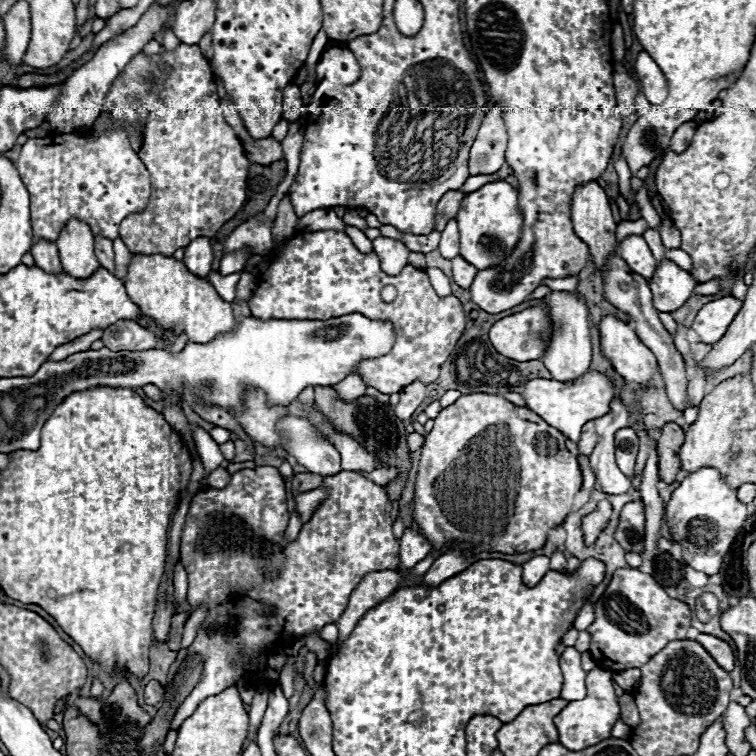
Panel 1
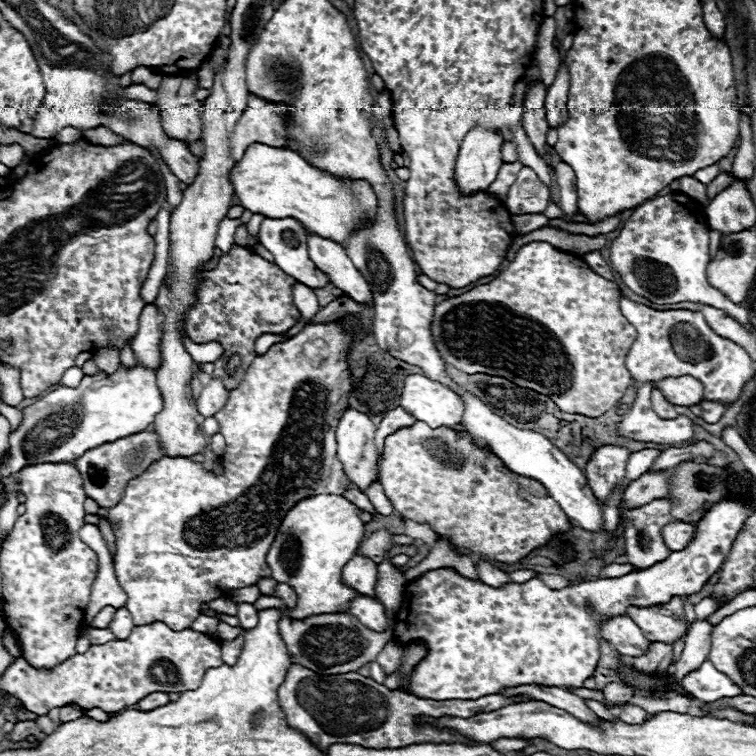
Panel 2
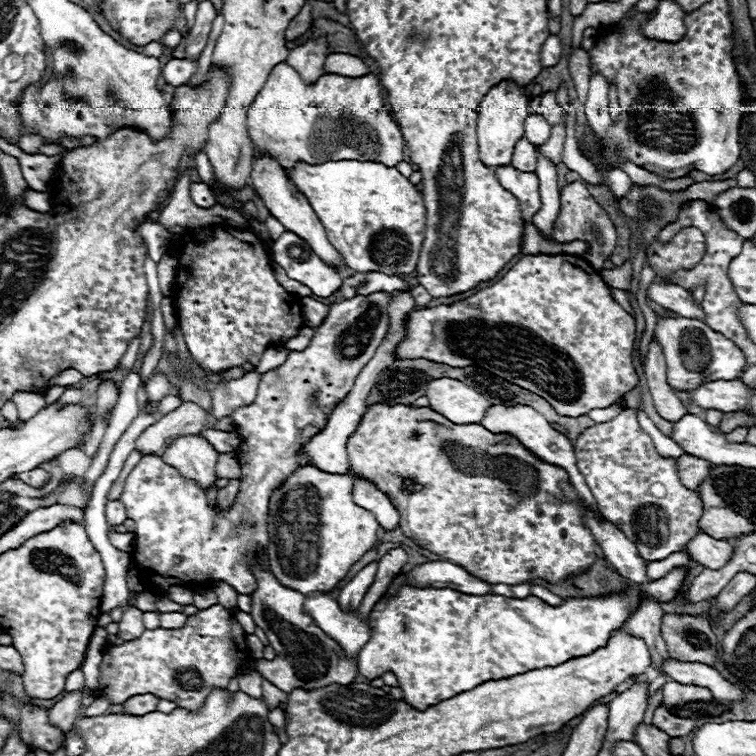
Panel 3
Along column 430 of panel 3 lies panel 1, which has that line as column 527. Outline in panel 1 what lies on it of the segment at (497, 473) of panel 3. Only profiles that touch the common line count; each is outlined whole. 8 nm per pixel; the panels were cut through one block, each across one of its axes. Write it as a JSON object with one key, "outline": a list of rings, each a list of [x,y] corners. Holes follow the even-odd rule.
{"outline":[[[464,394],[452,406],[442,408],[440,414],[434,418],[434,422],[436,424],[426,434],[426,442],[422,446],[422,454],[420,454],[420,462],[418,462],[418,474],[416,474],[416,484],[414,484],[414,522],[418,524],[422,536],[426,536],[430,540],[432,548],[438,550],[438,552],[444,550],[444,548],[452,548],[456,540],[470,542],[470,554],[480,554],[480,552],[522,554],[522,552],[540,550],[546,544],[546,540],[548,540],[548,532],[564,522],[564,518],[568,516],[568,512],[572,508],[574,496],[582,488],[582,470],[580,470],[578,458],[564,444],[566,436],[560,430],[548,426],[532,410],[522,408],[522,406],[514,406],[512,402],[504,400],[502,396],[494,396],[494,394]]]}

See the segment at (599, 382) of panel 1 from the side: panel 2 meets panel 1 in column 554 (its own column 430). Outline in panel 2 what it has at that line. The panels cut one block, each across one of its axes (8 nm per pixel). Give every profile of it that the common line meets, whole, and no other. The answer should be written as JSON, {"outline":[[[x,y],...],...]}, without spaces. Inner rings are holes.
{"outline":[[[422,374],[406,376],[400,406],[430,428],[456,426],[464,414],[464,404],[456,392]]]}

